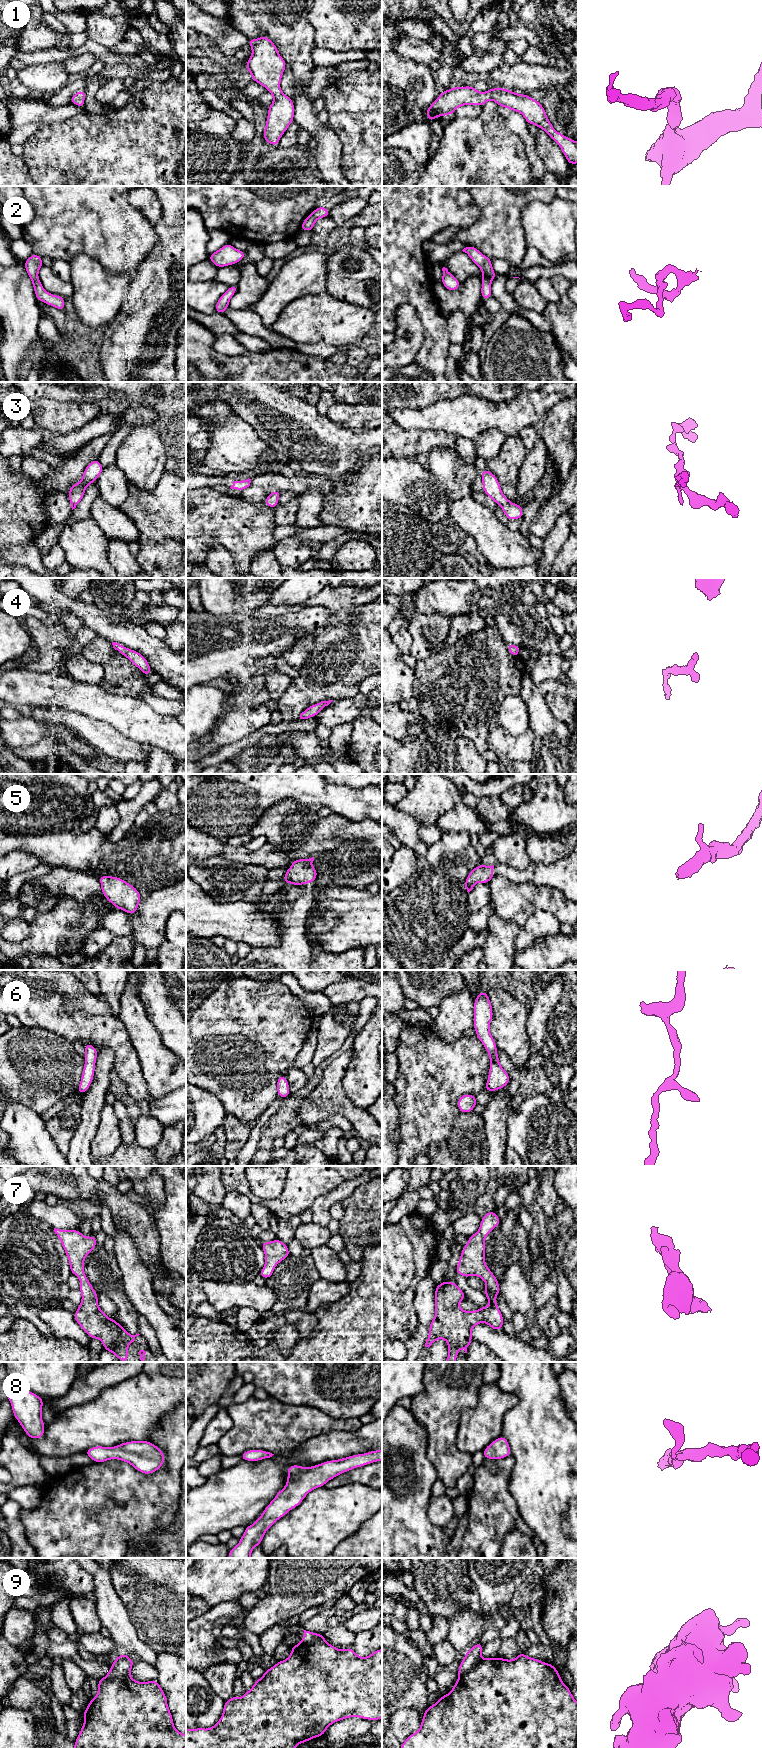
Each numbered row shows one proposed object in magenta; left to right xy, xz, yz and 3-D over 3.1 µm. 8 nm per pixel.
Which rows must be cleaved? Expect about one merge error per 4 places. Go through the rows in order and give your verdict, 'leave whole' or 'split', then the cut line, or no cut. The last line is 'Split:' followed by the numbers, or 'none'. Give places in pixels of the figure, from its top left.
1: leave whole; no cut
2: leave whole; no cut
3: leave whole; no cut
4: leave whole; no cut
5: leave whole; no cut
6: leave whole; no cut
7: leave whole; no cut
8: leave whole; no cut
9: split; cut in xy along (129, 1673), (123, 1676), (105, 1677)
Split: 9

